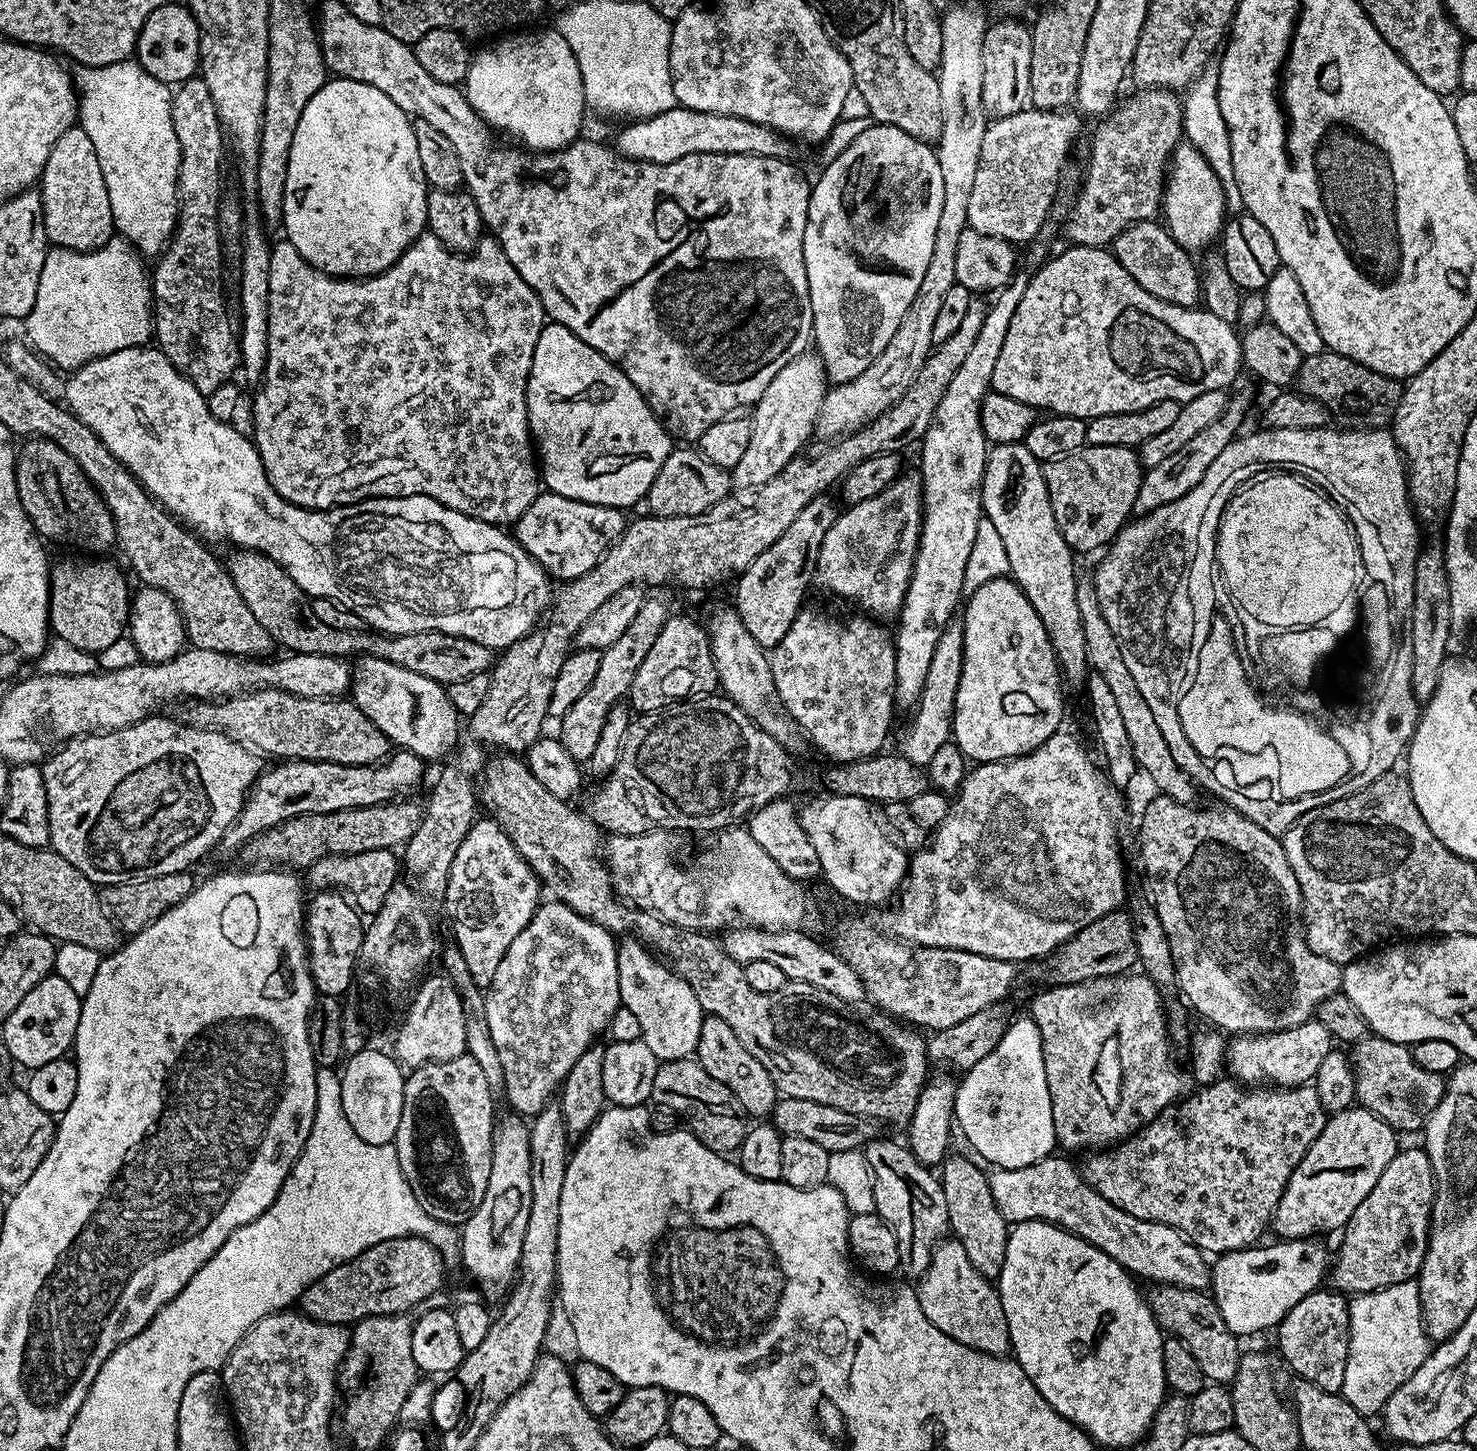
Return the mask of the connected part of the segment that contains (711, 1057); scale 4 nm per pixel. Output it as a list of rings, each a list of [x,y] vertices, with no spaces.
[[[705,1015],[694,1058],[700,1063],[702,1070],[710,1074],[710,1078],[722,1082],[722,1086],[726,1086],[726,1090],[730,1090],[734,1098],[738,1098],[745,1114],[749,1117],[756,1116],[752,1118],[771,1117],[778,1099],[774,1078],[770,1078],[766,1066],[762,1066],[762,1062],[758,1062],[758,1058],[754,1058],[754,1054],[750,1054],[750,1050],[746,1050],[742,1042],[738,1042],[734,1030],[730,1030],[730,1026],[722,1022],[722,1018]]]

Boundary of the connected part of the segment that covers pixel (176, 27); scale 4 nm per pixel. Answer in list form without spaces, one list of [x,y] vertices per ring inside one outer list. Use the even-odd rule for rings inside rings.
[[[170,2],[154,10],[142,26],[134,56],[146,74],[154,74],[154,78],[169,86],[178,86],[197,75],[200,67],[200,27],[191,7],[184,5],[183,8],[176,2]]]

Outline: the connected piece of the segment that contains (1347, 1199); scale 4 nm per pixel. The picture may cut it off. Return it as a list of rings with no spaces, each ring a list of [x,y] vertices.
[[[1353,1106],[1331,1113],[1306,1158],[1290,1174],[1290,1182],[1286,1182],[1286,1190],[1272,1215],[1271,1231],[1276,1231],[1282,1240],[1307,1240],[1324,1234],[1320,1232],[1343,1229],[1362,1198],[1374,1190],[1374,1182],[1382,1178],[1382,1170],[1390,1166],[1390,1158],[1396,1156],[1396,1139],[1393,1128],[1370,1110]]]

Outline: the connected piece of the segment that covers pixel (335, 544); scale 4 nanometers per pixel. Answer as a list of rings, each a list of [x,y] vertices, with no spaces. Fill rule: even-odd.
[[[23,339],[20,340],[10,341],[8,349],[2,352],[3,359],[7,360],[9,366],[14,370],[14,374],[26,378],[26,382],[30,382],[38,390],[45,392],[49,400],[62,401],[64,407],[70,409],[79,420],[86,422],[86,426],[90,426],[90,430],[94,430],[94,434],[98,434],[98,438],[102,438],[106,450],[110,450],[110,454],[114,454],[114,458],[118,458],[118,462],[122,462],[122,466],[126,466],[132,471],[134,479],[148,491],[148,495],[161,508],[171,512],[177,520],[183,522],[189,529],[197,530],[196,528],[201,528],[209,536],[209,538],[207,537],[209,541],[233,540],[236,543],[233,545],[237,549],[250,548],[254,552],[261,552],[270,558],[274,558],[274,562],[278,562],[278,566],[282,566],[282,570],[286,570],[286,574],[290,574],[290,578],[294,578],[294,582],[298,582],[298,586],[308,597],[330,598],[334,602],[354,610],[354,614],[358,614],[365,625],[377,632],[384,633],[385,636],[441,632],[442,634],[454,634],[462,638],[470,638],[474,642],[482,642],[482,646],[493,650],[503,650],[510,647],[514,642],[518,642],[523,636],[533,631],[541,623],[545,613],[549,611],[554,599],[553,581],[545,572],[544,567],[533,556],[526,554],[526,550],[516,540],[515,535],[508,533],[507,536],[504,533],[507,531],[503,527],[487,524],[478,518],[462,514],[458,510],[450,510],[450,506],[446,506],[434,498],[429,496],[374,496],[366,500],[359,500],[357,504],[341,504],[327,510],[300,508],[296,504],[291,504],[288,500],[283,500],[274,490],[272,481],[268,478],[268,473],[264,471],[264,463],[260,461],[260,451],[256,449],[255,443],[247,435],[244,437],[238,429],[231,428],[233,425],[229,421],[214,418],[214,414],[210,414],[208,409],[205,393],[199,392],[194,386],[194,382],[190,382],[171,364],[164,357],[159,347],[127,348],[126,350],[118,350],[114,354],[99,356],[97,360],[92,360],[90,363],[83,364],[82,367],[75,369],[69,375],[72,377],[68,381],[64,381],[60,377],[63,375],[49,361],[29,347]]]

